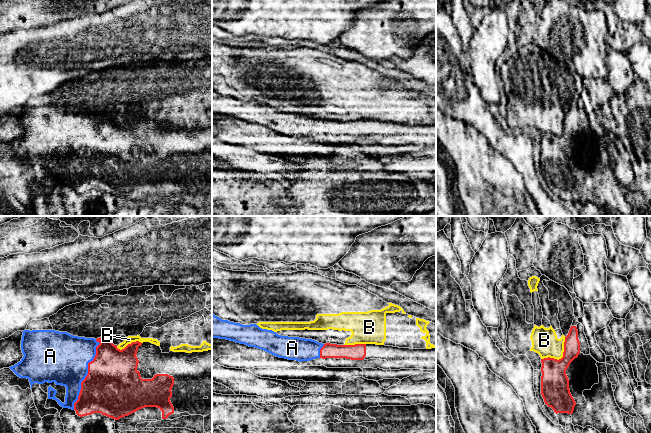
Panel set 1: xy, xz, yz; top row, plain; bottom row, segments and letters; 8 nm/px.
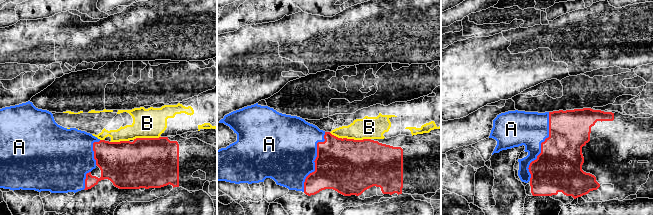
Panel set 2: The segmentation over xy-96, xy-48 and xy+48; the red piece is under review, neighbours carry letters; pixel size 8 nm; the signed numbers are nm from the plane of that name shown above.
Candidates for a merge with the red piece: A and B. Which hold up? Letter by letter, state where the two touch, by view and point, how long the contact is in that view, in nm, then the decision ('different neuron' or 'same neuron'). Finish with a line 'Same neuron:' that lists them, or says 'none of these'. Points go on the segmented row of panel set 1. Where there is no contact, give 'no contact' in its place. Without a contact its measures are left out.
A: meets red in xy at (87, 374); contact 600 nm long; same neuron
B: meets red in yz at (562, 357); contact 260 nm long; different neuron
Same neuron: A

